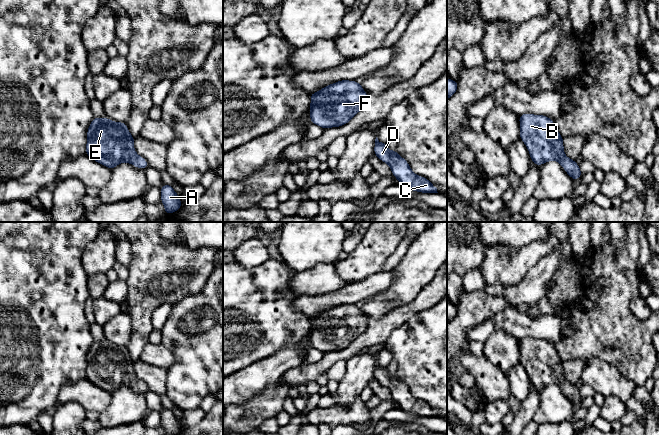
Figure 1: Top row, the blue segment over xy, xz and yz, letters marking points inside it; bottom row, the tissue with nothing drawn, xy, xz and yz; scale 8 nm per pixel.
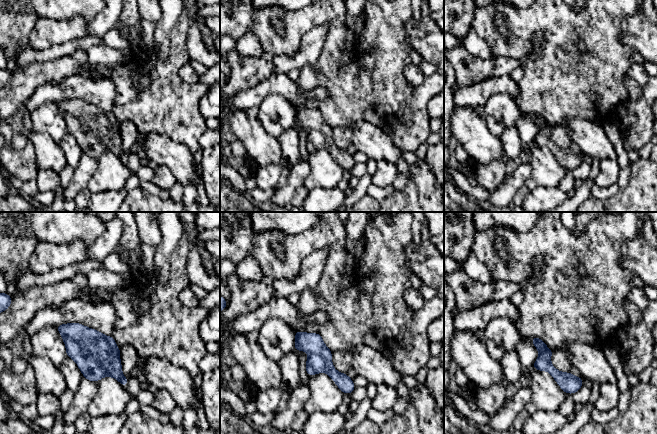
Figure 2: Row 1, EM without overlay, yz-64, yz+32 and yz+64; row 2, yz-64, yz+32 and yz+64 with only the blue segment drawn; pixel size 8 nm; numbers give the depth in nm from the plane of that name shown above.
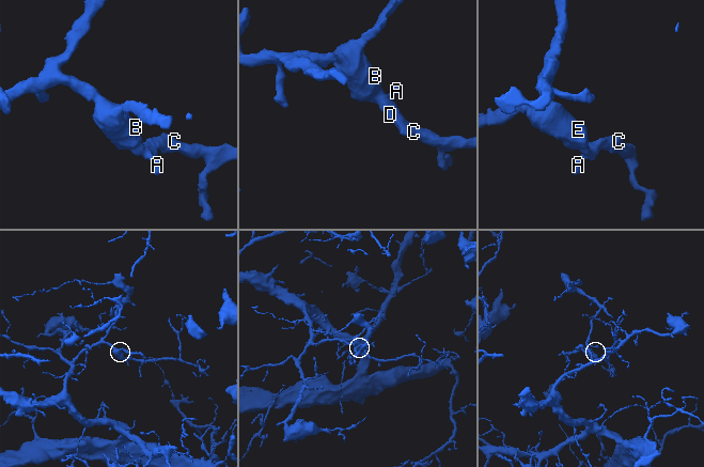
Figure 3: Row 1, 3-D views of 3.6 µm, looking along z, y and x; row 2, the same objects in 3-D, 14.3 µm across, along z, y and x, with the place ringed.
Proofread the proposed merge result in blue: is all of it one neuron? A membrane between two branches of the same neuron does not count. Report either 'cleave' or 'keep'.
keep

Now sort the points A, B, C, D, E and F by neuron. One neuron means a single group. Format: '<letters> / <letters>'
A B C D E F

